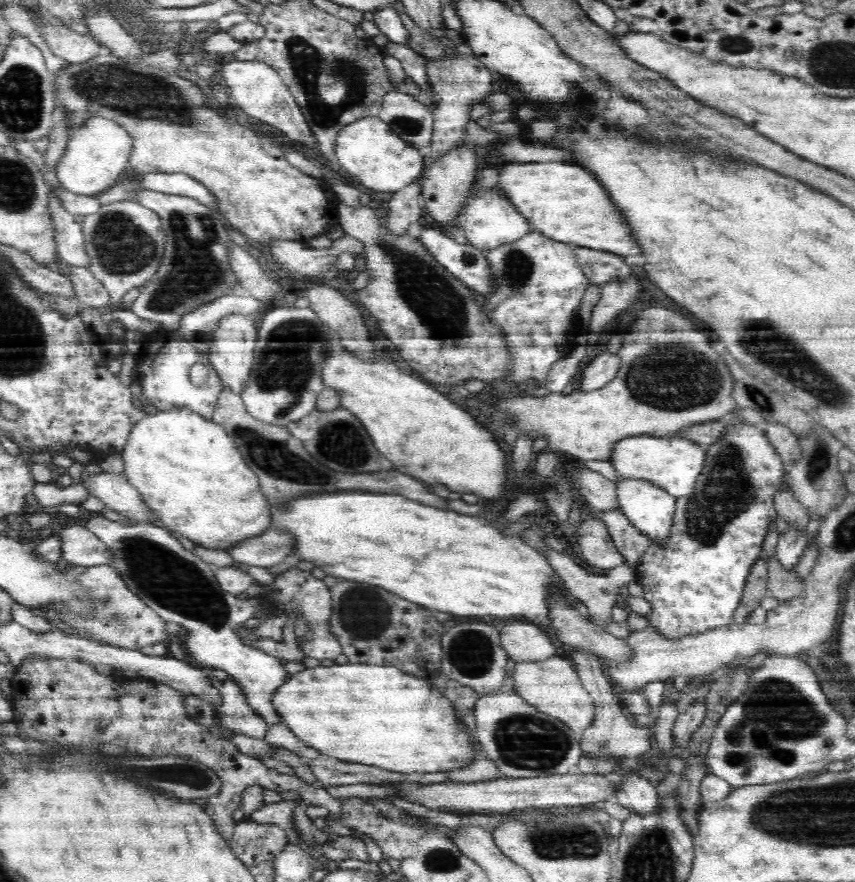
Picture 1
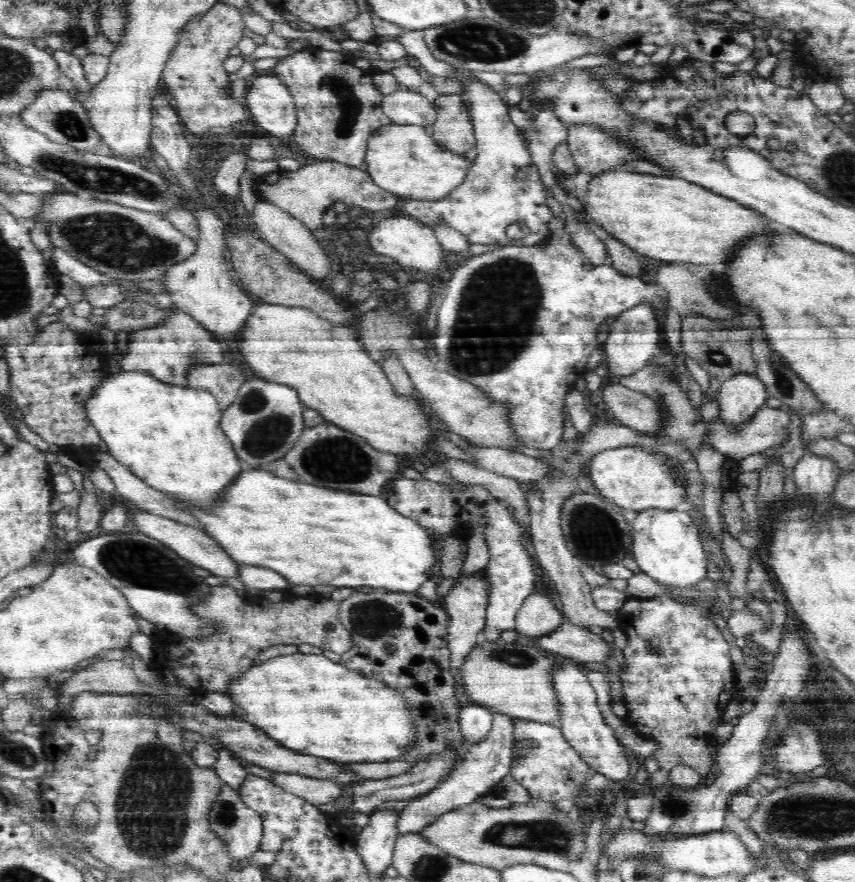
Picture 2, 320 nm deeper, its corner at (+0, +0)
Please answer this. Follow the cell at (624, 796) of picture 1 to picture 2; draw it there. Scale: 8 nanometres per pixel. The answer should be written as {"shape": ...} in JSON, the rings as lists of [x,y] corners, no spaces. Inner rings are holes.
{"shape":[[[572,665],[559,668],[555,676],[556,689],[561,700],[559,727],[569,745],[579,752],[591,774],[598,773],[612,782],[622,782],[634,771],[634,764],[627,749],[620,743],[615,730],[605,721],[600,710],[597,693],[590,685],[584,670]]]}

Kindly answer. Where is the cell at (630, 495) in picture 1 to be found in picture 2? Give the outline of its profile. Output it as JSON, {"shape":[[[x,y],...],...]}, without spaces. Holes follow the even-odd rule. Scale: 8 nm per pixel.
{"shape":[[[650,506],[638,510],[634,522],[630,524],[633,550],[639,568],[658,583],[667,583],[680,589],[690,589],[692,583],[696,583],[706,577],[705,549],[702,544],[702,536],[699,525],[695,522],[687,507],[676,509],[664,509]]]}

